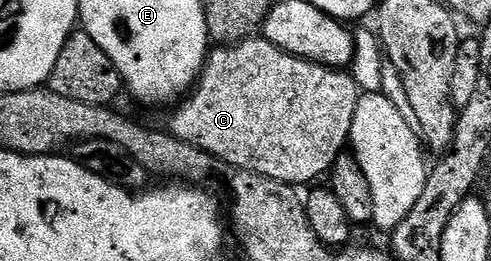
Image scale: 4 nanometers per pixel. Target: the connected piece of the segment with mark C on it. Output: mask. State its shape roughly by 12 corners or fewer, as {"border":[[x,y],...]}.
{"border":[[245,37],[207,55],[178,140],[285,187],[327,173],[339,69]]}

